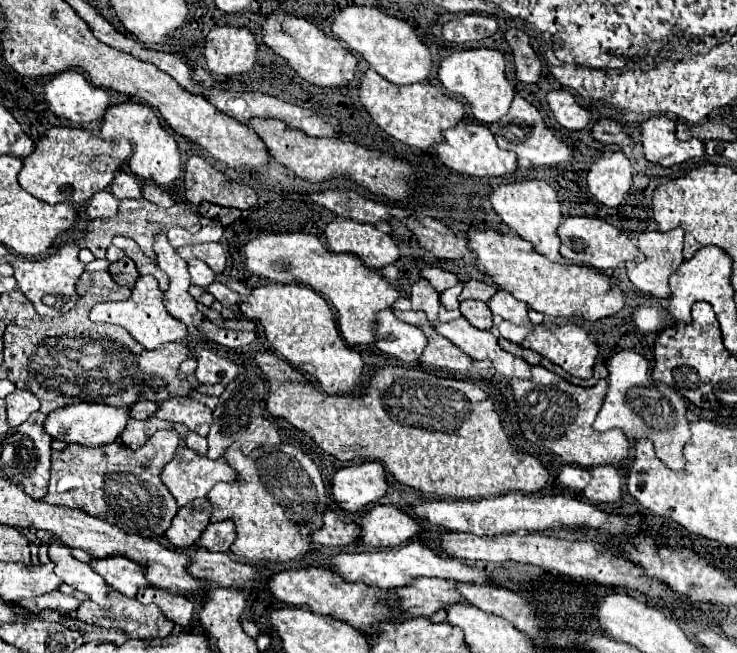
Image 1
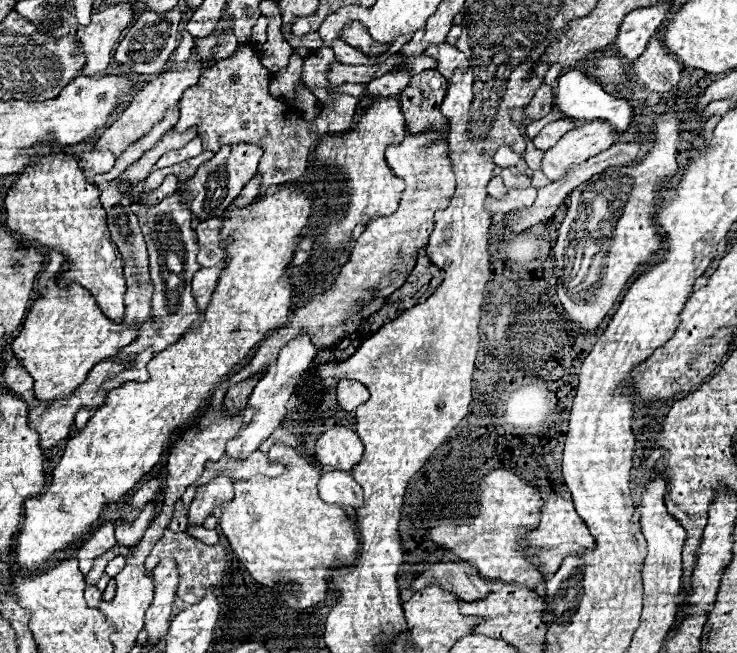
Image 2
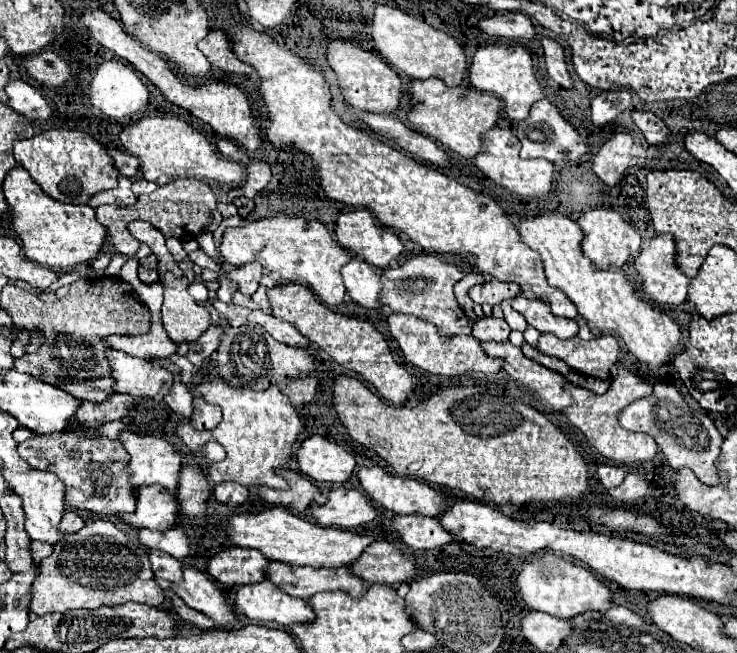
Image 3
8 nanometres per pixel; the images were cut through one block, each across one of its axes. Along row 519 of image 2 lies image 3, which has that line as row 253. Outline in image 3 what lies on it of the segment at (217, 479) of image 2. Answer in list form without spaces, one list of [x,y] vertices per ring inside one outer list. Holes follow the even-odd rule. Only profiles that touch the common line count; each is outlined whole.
[[[198,248],[198,250],[190,252],[190,260],[192,260],[194,264],[198,264],[200,268],[210,268],[210,270],[216,270],[216,272],[220,272],[220,270],[222,270],[222,264],[220,264],[220,262],[216,262],[214,258],[210,258],[202,248]]]

